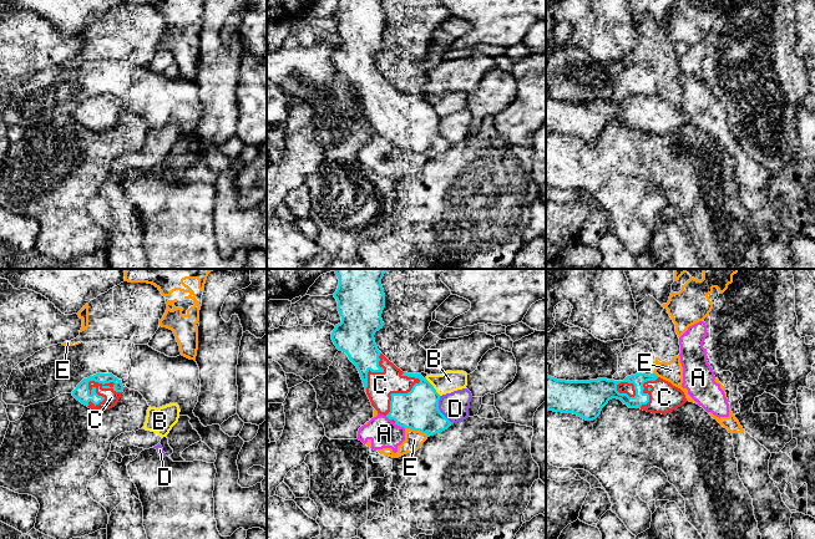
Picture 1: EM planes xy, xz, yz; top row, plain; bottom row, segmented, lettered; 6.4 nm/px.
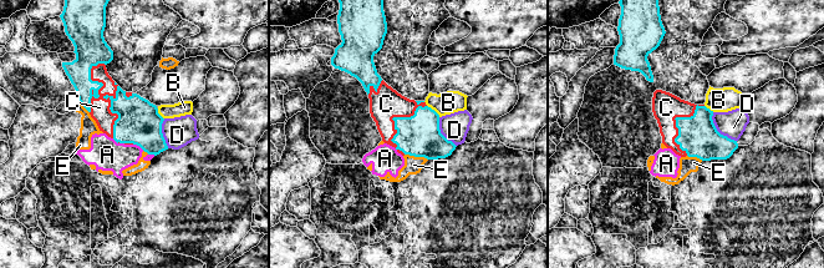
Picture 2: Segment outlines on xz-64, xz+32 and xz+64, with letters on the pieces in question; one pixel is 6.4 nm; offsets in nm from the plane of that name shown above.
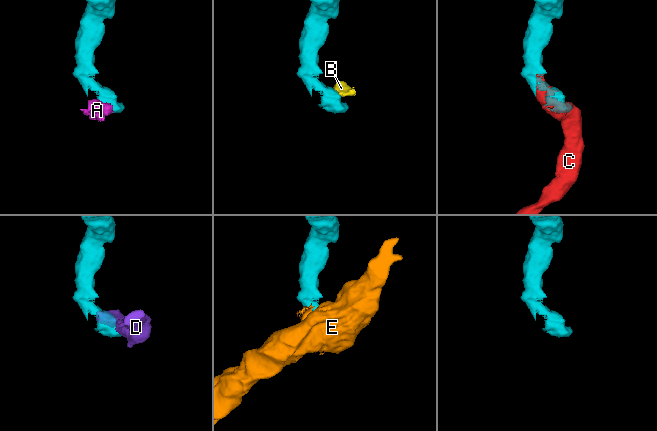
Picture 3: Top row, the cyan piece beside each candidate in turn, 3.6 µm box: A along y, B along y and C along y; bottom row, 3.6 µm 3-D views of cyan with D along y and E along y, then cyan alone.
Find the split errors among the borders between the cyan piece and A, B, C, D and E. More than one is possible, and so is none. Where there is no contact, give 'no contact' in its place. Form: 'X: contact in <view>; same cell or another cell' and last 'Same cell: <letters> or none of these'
A: contact in xz; another cell
B: contact in xz; another cell
C: contact in xy; same cell
D: contact in xz; another cell
E: contact in xz; another cell
Same cell: C

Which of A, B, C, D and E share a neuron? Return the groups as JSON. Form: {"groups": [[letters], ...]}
{"groups": [["A"], ["B"], ["C"], ["D"], ["E"]]}

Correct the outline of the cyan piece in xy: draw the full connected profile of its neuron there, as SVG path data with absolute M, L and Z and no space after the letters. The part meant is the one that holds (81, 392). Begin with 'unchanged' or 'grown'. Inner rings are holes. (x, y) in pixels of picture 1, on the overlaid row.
grown; M96 373L83 378L72 396L91 410L106 411L117 405L123 390L127 387L112 373Z

